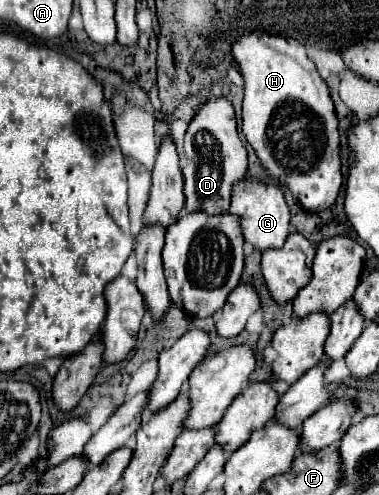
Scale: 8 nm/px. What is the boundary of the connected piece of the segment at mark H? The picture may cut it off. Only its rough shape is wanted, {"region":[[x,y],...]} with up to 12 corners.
{"region":[[232,42],[242,132],[310,212],[342,186],[338,118],[304,46]]}

